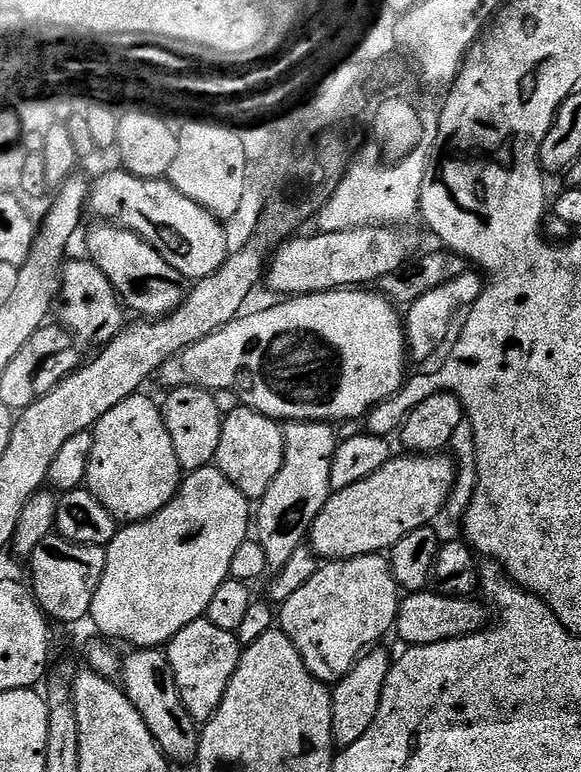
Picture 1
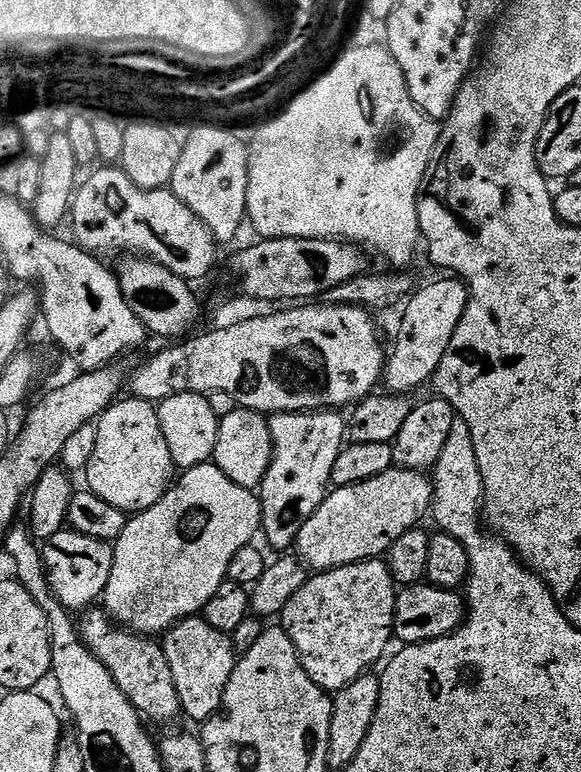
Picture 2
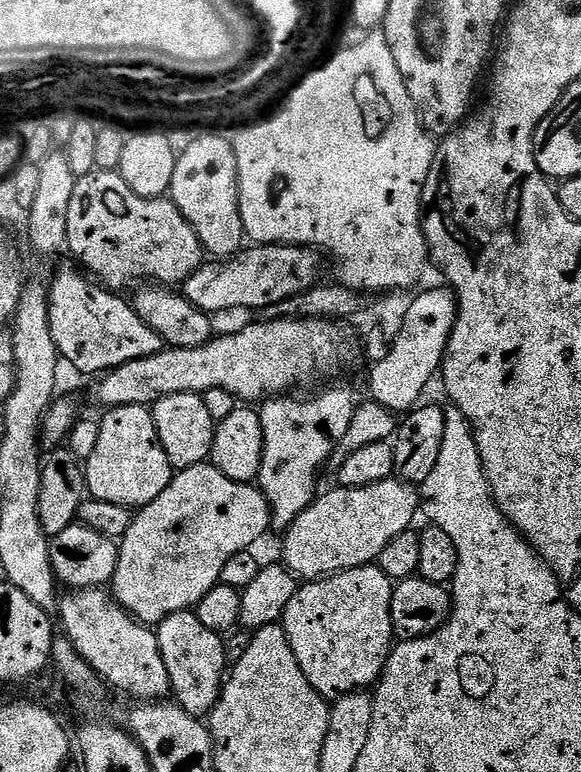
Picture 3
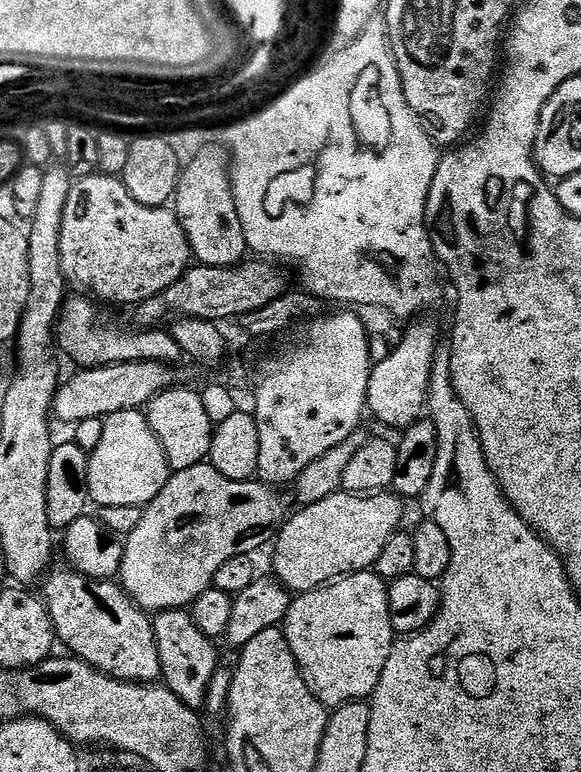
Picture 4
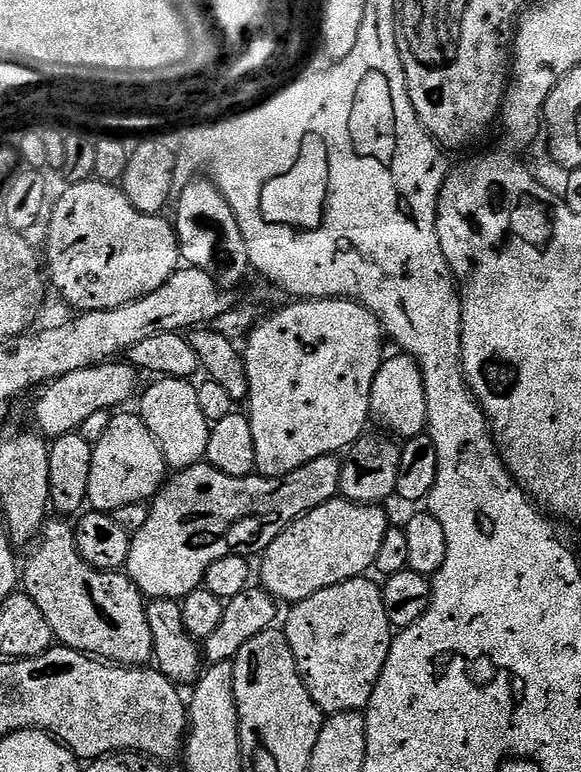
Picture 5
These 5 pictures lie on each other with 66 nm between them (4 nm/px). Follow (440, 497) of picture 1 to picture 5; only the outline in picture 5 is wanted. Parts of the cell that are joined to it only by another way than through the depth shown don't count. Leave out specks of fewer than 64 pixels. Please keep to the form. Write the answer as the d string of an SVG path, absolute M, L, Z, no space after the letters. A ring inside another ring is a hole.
M337 498L297 518L289 528L282 530L282 534L278 534L278 538L274 538L274 542L270 542L270 546L259 557L258 580L264 591L276 597L277 601L284 603L285 600L285 605L291 606L310 598L310 594L318 594L318 590L326 590L326 586L364 576L367 568L375 565L382 538L386 538L390 527L384 510L374 504L356 504L353 500Z

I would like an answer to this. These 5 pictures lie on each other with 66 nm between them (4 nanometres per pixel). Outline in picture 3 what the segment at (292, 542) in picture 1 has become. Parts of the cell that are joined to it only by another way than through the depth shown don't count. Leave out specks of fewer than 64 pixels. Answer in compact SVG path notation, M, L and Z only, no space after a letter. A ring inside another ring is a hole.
M328 388L309 400L296 398L292 394L269 398L258 408L264 431L258 487L266 498L272 513L272 528L276 530L289 528L316 499L316 475L327 465L342 434L350 430L354 407L352 392L348 388Z

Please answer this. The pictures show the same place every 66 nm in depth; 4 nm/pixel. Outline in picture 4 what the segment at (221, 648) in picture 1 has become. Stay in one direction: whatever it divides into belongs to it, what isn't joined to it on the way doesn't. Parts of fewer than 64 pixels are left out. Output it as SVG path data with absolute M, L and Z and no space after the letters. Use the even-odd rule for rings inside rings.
M171 608L165 612L155 613L152 629L158 646L163 683L187 708L203 709L208 683L210 678L214 678L218 667L217 645L206 634L202 634L198 626L194 626L191 615L183 608Z

